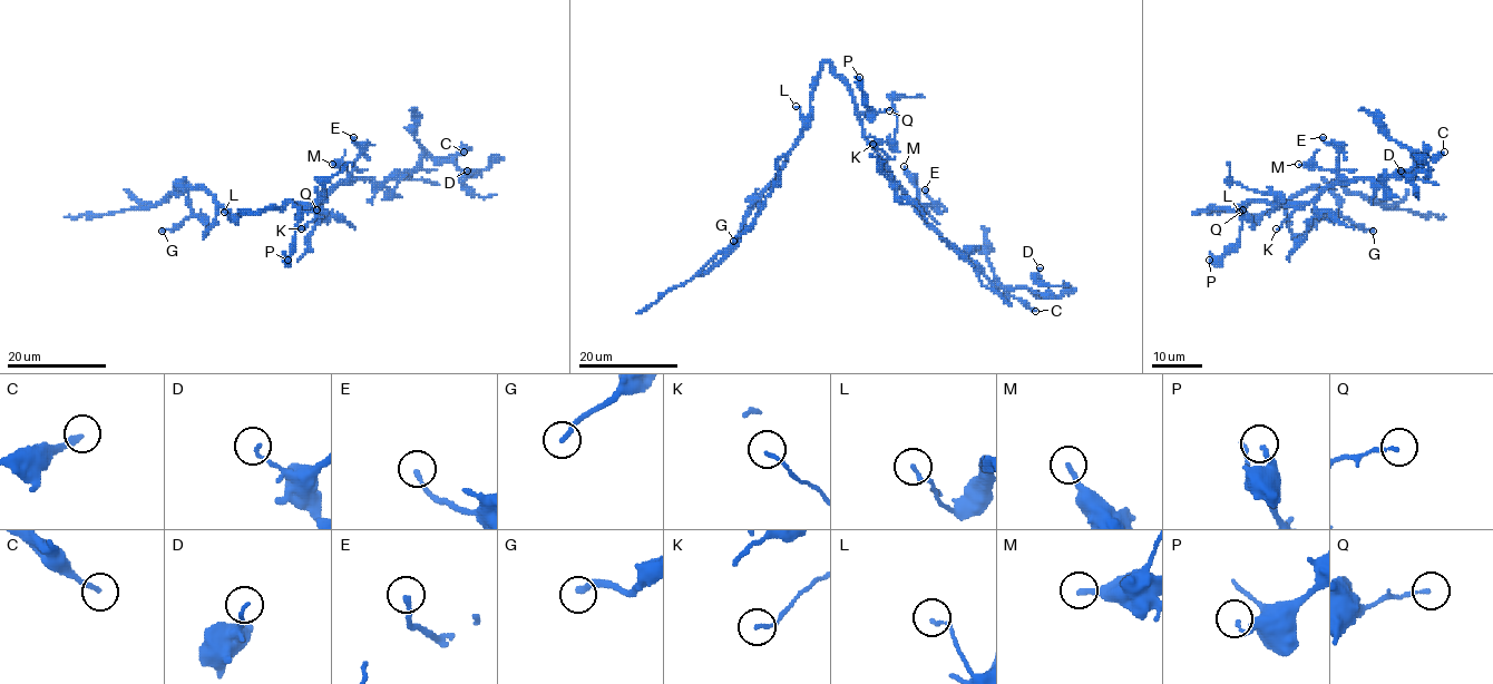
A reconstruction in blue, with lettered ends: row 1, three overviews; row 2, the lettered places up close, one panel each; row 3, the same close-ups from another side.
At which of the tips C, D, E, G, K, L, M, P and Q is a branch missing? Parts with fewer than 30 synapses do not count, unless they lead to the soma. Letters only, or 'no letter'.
C, G

